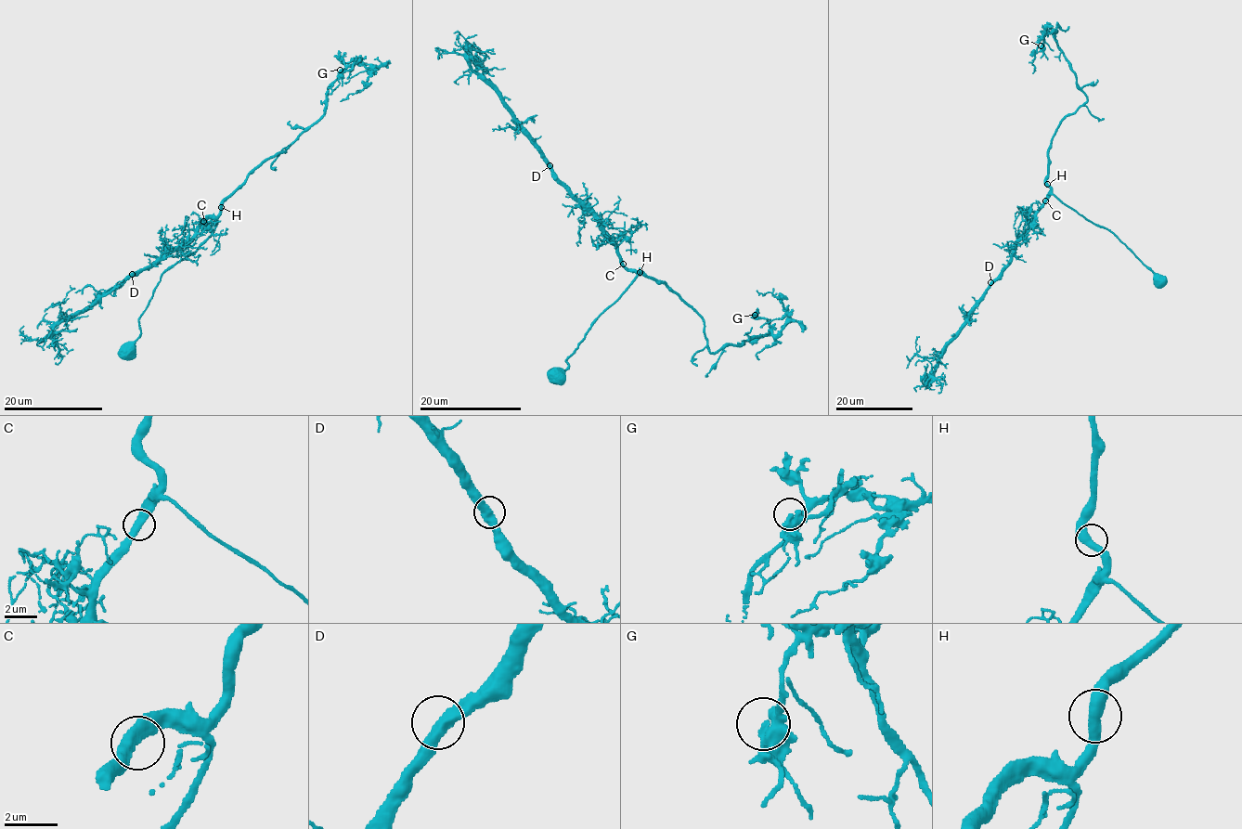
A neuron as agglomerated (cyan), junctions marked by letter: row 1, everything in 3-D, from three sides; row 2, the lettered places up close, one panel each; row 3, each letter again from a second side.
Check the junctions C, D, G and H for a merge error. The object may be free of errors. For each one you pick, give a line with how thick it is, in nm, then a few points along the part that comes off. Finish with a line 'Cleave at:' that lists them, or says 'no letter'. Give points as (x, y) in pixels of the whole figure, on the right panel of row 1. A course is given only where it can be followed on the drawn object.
Cleave at: no letter

